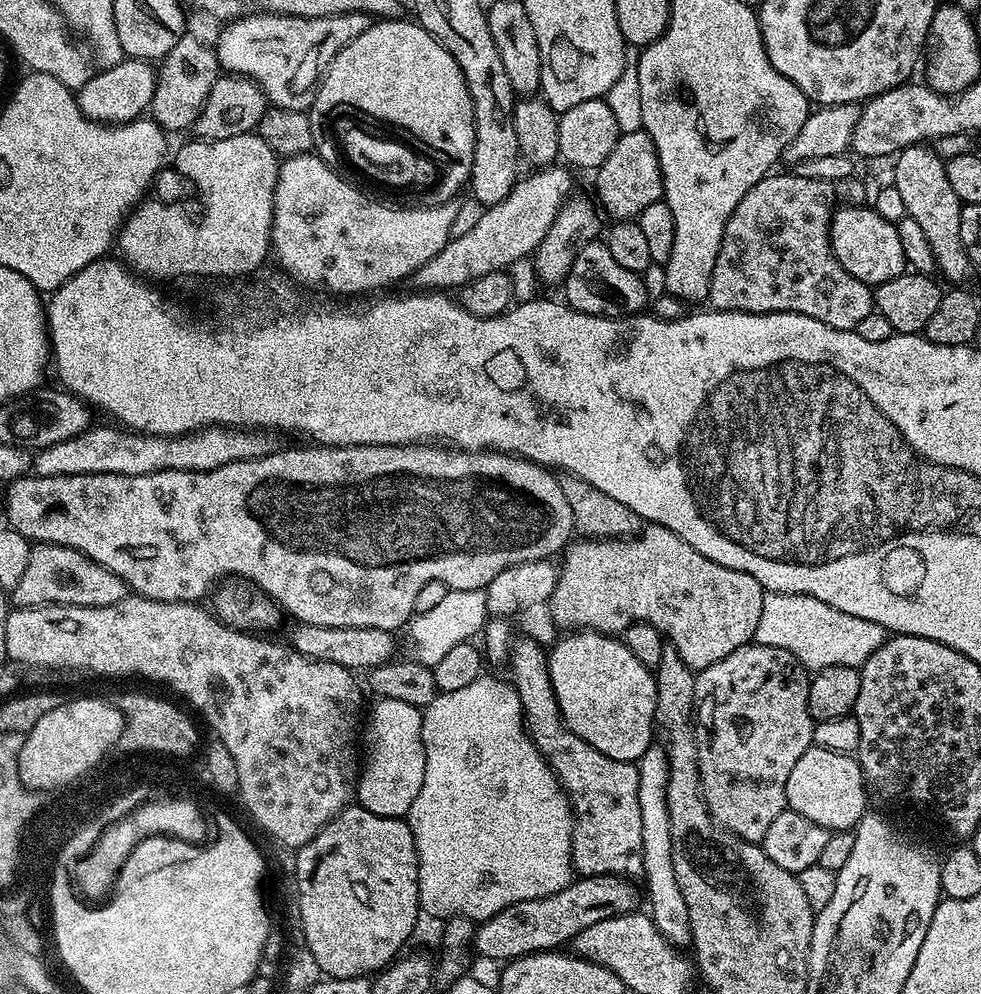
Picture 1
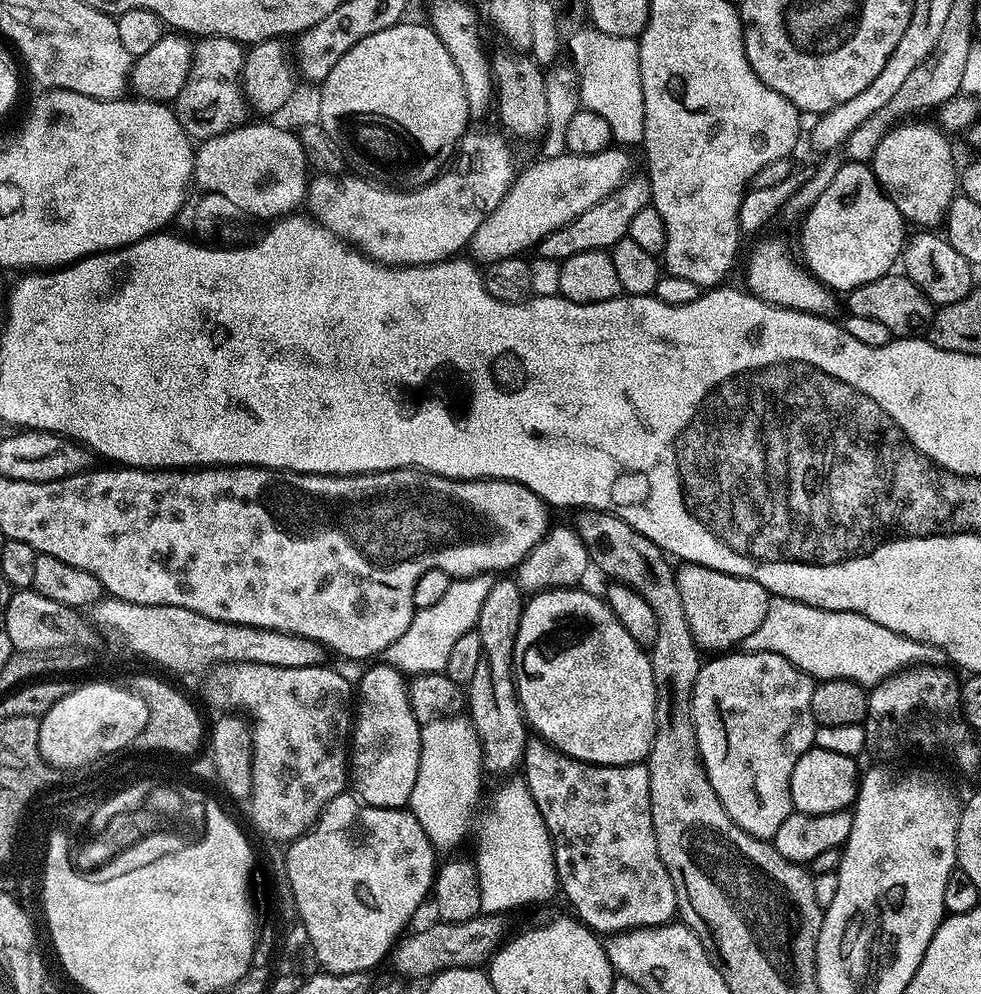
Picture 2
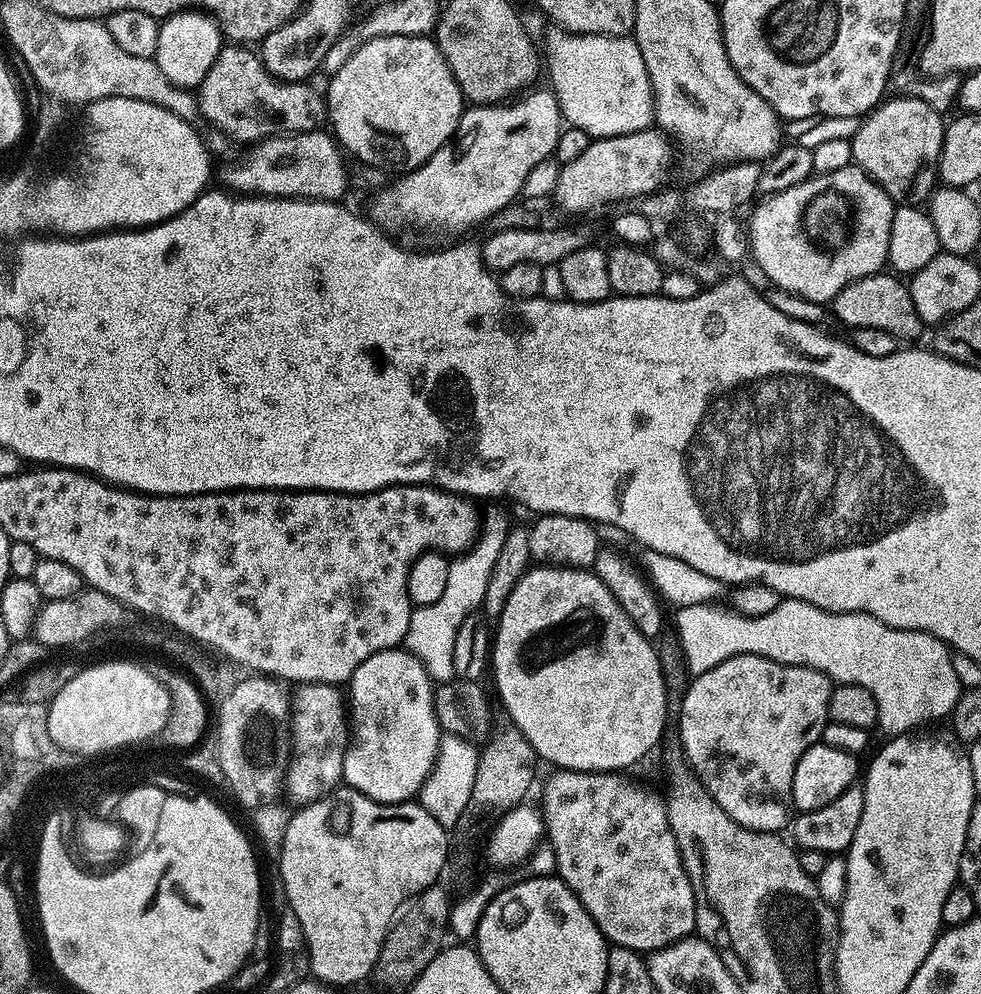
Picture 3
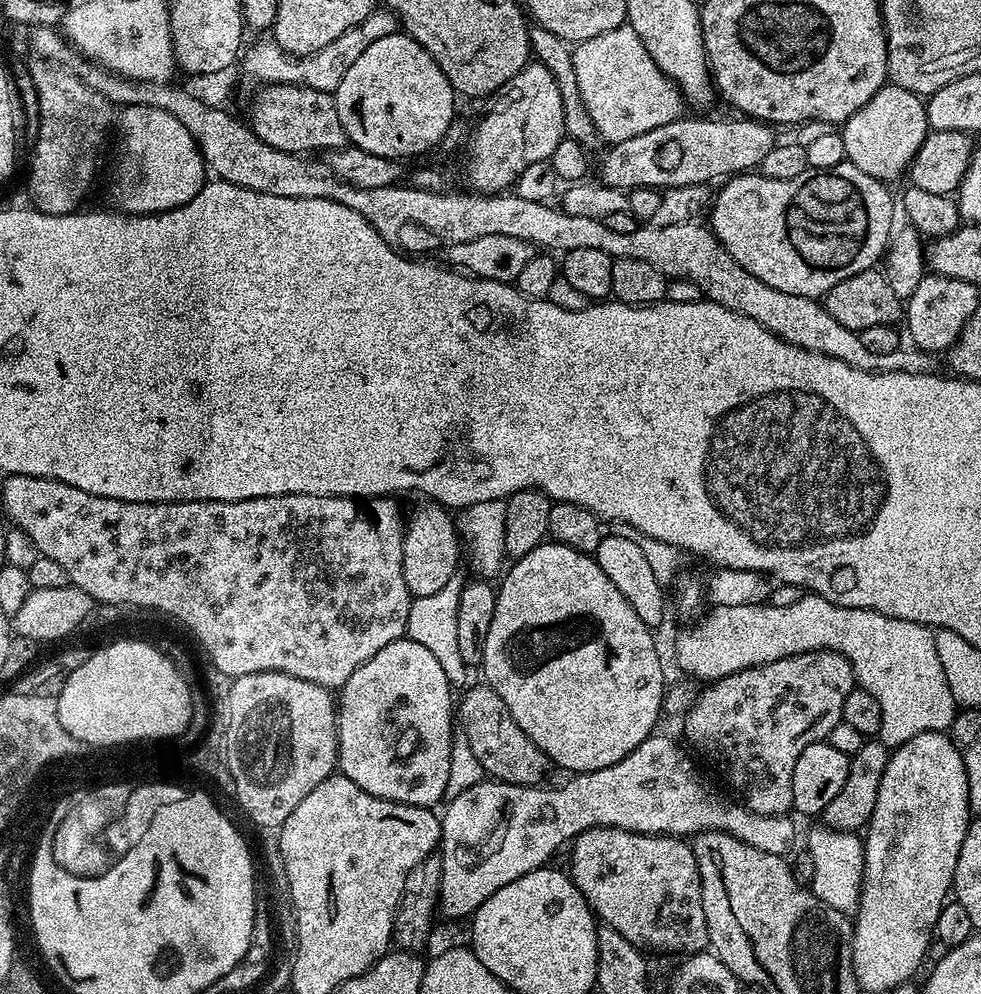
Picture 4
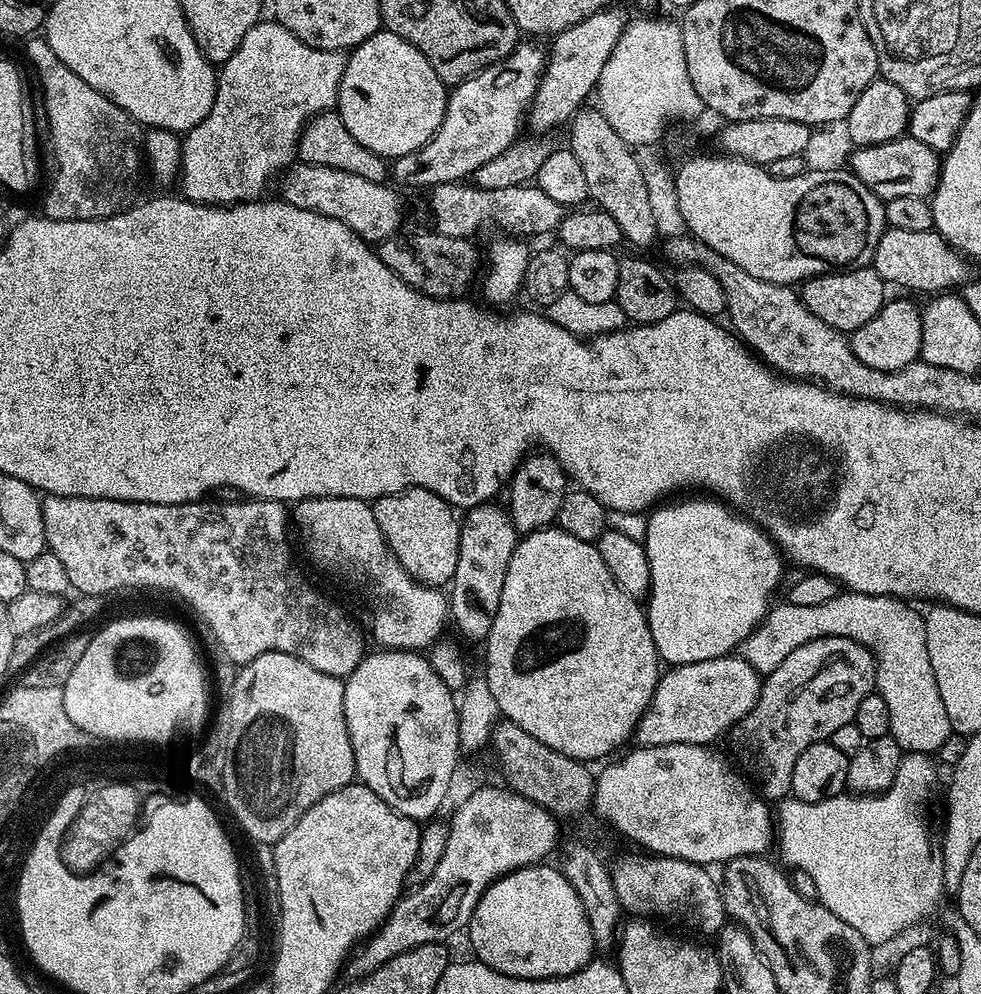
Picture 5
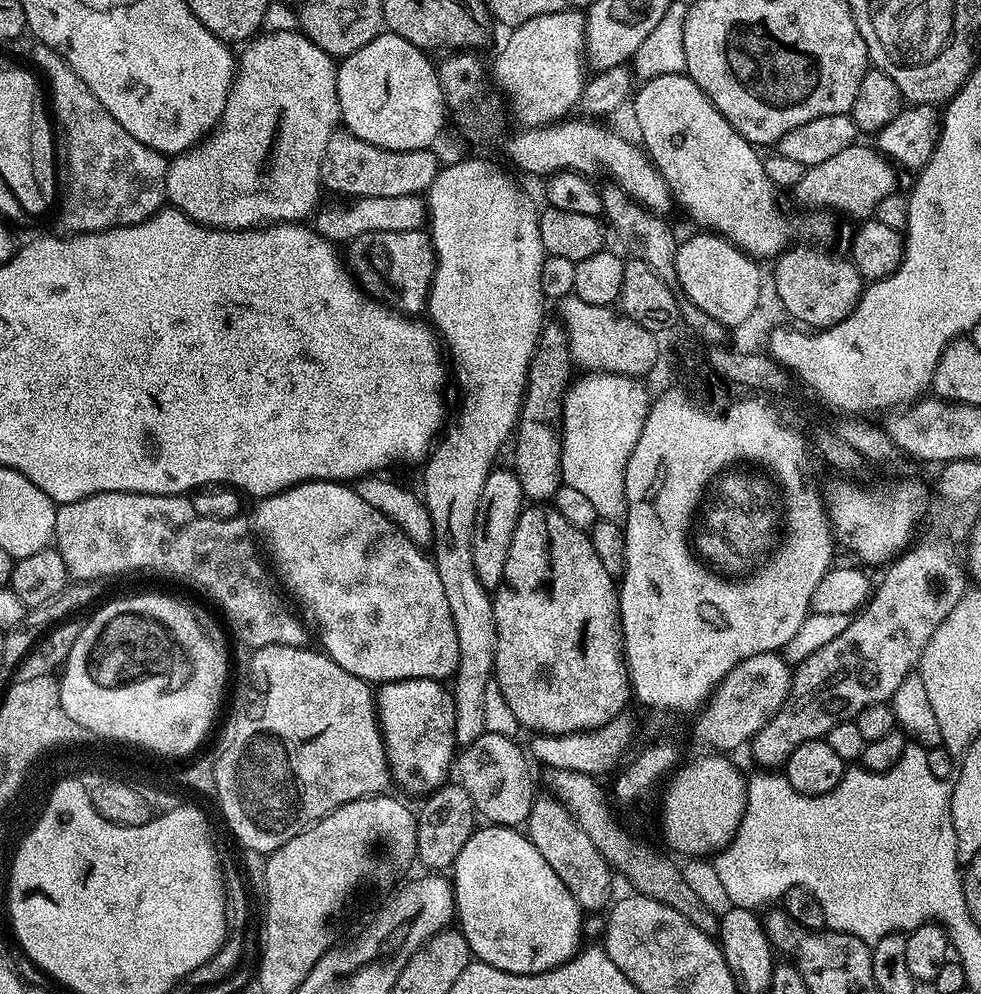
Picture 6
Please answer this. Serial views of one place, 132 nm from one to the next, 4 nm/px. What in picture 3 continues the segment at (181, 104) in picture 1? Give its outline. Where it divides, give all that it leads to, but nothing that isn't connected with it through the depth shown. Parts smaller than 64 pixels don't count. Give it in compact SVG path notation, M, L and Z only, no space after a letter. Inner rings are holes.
M232 42L221 47L218 58L214 58L214 66L206 74L198 89L198 112L205 116L214 127L236 140L241 140L244 146L251 145L257 140L267 140L270 136L286 136L311 132L319 129L322 117L326 112L326 104L320 96L311 88L308 82L281 82L275 76L270 75L264 69L264 63L255 51L248 46L241 46Z

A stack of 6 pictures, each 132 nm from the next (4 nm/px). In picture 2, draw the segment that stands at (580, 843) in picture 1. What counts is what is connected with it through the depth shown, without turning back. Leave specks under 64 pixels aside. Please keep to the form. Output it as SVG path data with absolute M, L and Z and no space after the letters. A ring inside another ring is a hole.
M532 734L529 735L528 744L524 748L523 768L522 779L528 785L530 794L546 822L552 839L552 853L556 863L556 883L562 896L564 892L565 898L572 903L573 910L571 909L571 911L575 913L580 923L588 925L597 934L627 932L629 928L653 928L659 924L669 923L677 915L678 909L674 882L670 882L670 874L666 874L666 866L662 866L662 858L658 854L658 842L654 838L654 822L650 818L650 774L647 763L606 766L605 764L582 762L578 758L567 756L565 752L561 752L559 748L540 735Z

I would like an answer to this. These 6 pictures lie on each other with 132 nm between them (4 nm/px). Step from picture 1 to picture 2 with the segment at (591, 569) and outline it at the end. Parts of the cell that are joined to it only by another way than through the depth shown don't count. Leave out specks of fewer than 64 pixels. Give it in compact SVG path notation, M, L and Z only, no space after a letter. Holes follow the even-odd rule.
M684 562L679 566L681 568L675 569L676 585L678 594L682 594L682 610L686 610L686 622L690 622L690 634L694 638L697 648L705 653L712 652L708 654L727 653L729 650L743 645L744 640L750 638L750 634L754 634L754 630L758 630L758 626L762 626L762 622L766 618L770 594L758 582L754 582L750 578L719 572L701 564Z

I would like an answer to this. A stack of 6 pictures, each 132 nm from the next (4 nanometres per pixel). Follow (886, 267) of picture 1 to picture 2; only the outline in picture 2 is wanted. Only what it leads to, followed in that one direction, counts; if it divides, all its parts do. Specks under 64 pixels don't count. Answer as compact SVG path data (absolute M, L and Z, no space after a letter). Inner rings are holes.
M844 162L827 187L802 218L800 250L803 263L812 275L837 294L853 292L874 278L882 278L897 267L906 239L903 214L880 189L868 164Z

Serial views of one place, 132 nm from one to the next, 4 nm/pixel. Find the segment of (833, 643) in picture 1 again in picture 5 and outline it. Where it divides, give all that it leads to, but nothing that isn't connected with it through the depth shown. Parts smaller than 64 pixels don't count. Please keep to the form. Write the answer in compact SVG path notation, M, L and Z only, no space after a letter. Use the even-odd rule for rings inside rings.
M847 590L837 591L830 602L821 602L818 606L794 606L787 602L777 603L769 609L764 621L745 638L742 655L754 670L761 674L772 672L798 646L806 646L806 642L814 642L827 636L841 636L864 644L876 658L876 692L890 706L890 735L903 748L905 753L927 752L939 753L942 742L954 735L950 714L946 714L946 706L942 706L942 694L938 694L938 682L934 682L934 670L930 666L930 654L926 654L926 626L923 615L915 612L911 603L899 596L871 596L861 592Z

